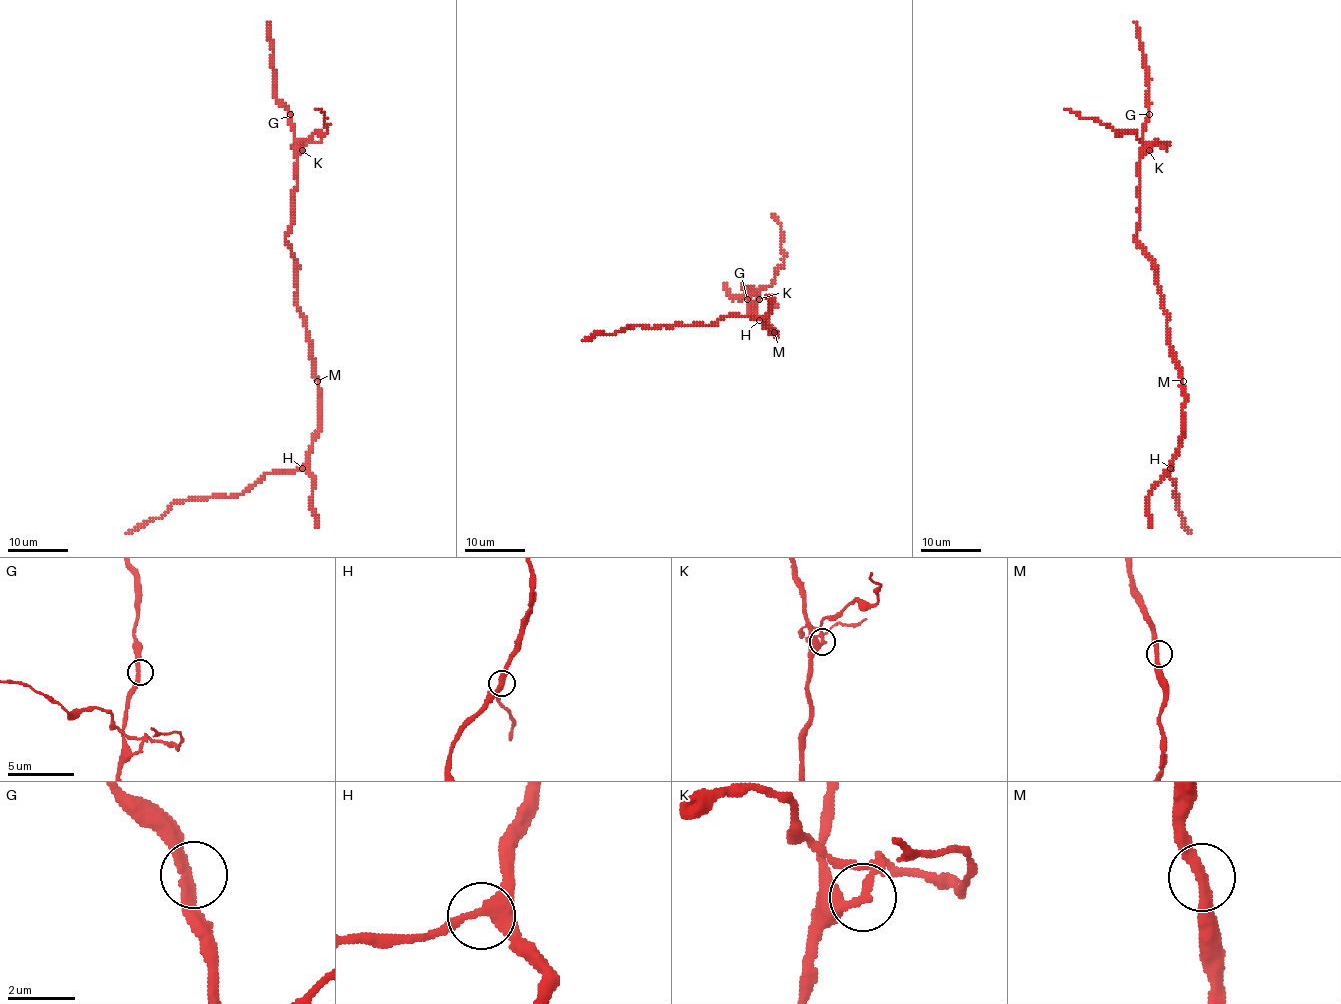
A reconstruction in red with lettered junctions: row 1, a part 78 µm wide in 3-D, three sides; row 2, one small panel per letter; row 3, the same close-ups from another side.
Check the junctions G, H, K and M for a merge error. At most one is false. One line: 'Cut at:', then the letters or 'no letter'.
Cut at: K

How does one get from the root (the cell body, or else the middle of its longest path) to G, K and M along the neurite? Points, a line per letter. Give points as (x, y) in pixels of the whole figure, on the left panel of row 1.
G: (308, 337), (296, 301), (296, 259), (286, 242), (296, 185), (290, 114)
K: (308, 337), (296, 301), (296, 259), (286, 242), (296, 156), (302, 150)
M: (308, 337), (317, 381)

